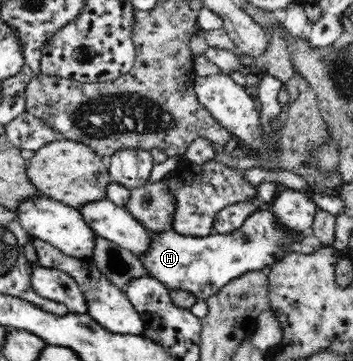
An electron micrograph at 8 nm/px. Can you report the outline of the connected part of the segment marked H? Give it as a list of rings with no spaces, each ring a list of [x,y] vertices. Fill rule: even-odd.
[[[264,208],[255,211],[253,215],[249,215],[239,229],[235,229],[228,234],[213,232],[207,237],[191,237],[181,235],[175,230],[161,231],[161,233],[153,232],[151,233],[149,251],[145,255],[139,255],[139,259],[143,262],[143,266],[147,268],[148,276],[161,281],[169,290],[187,291],[193,293],[198,300],[206,301],[209,297],[217,294],[221,287],[234,281],[237,277],[241,277],[244,273],[268,270],[277,259],[281,259],[287,253],[297,250],[301,240],[301,236],[297,232],[291,232],[277,222],[277,216],[273,214],[273,210]]]

